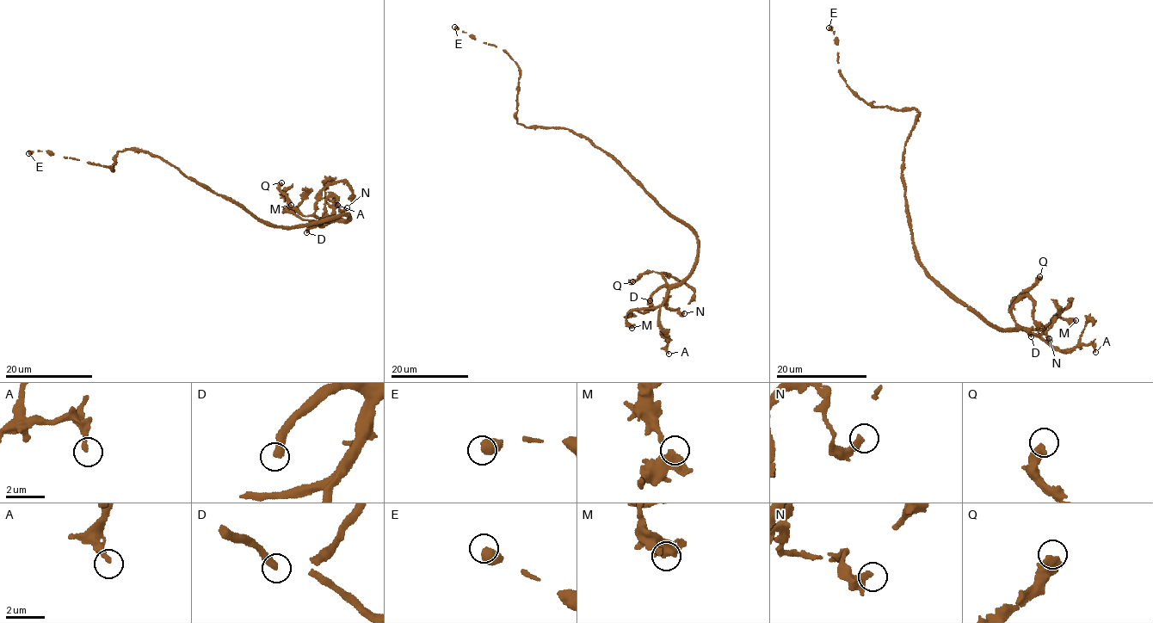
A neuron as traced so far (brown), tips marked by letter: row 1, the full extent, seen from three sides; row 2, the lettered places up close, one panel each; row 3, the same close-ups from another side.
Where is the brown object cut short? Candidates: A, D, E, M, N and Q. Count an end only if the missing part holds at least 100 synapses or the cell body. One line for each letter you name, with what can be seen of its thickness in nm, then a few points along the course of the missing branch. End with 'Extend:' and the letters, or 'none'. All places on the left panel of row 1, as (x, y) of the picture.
D: 400 nm thick; missing branch runs (306, 232), (317, 229), (323, 218), (330, 196), (329, 188), (308, 180), (292, 194), (299, 205)
Extend: D

